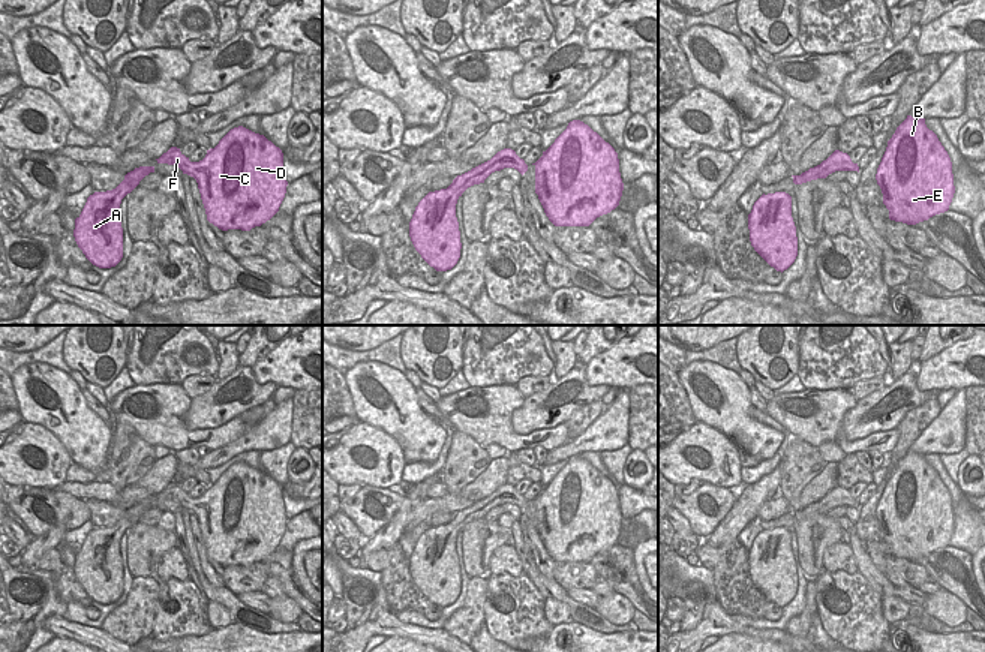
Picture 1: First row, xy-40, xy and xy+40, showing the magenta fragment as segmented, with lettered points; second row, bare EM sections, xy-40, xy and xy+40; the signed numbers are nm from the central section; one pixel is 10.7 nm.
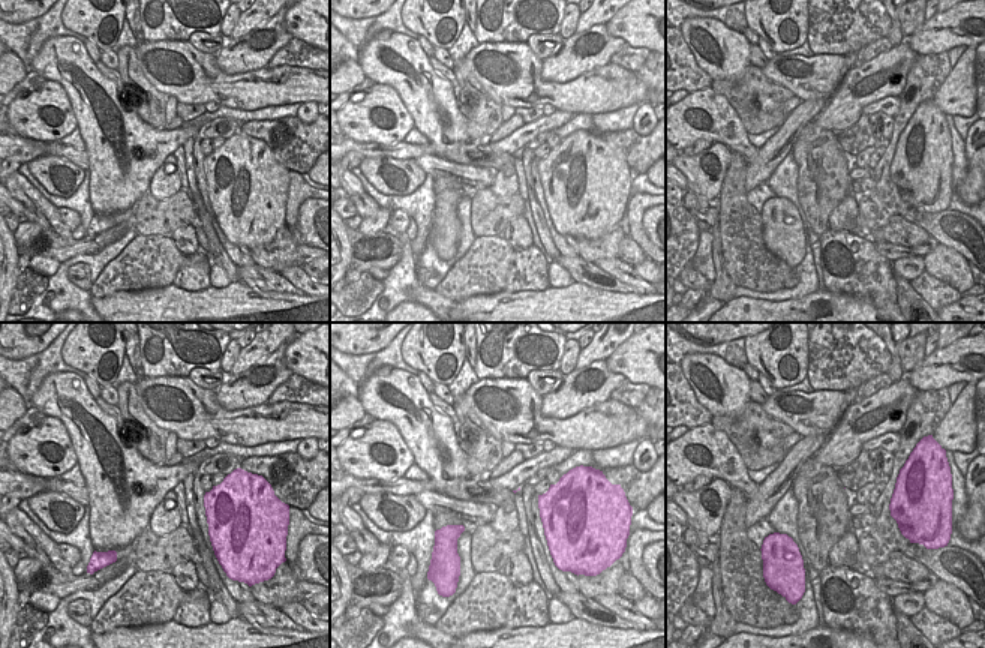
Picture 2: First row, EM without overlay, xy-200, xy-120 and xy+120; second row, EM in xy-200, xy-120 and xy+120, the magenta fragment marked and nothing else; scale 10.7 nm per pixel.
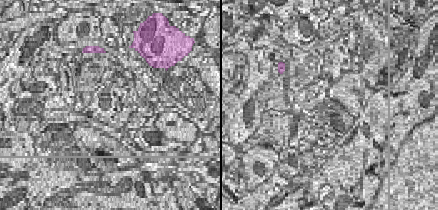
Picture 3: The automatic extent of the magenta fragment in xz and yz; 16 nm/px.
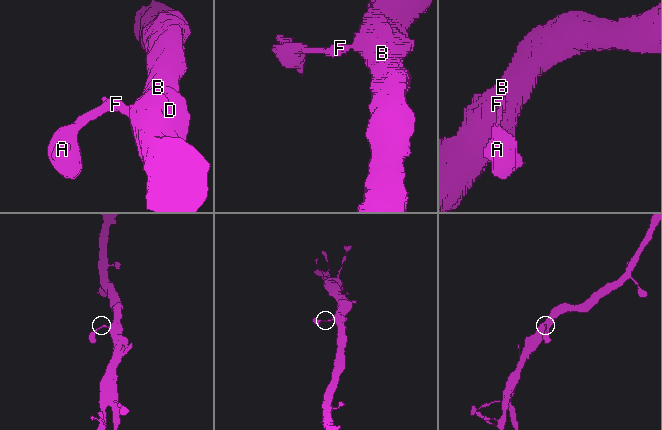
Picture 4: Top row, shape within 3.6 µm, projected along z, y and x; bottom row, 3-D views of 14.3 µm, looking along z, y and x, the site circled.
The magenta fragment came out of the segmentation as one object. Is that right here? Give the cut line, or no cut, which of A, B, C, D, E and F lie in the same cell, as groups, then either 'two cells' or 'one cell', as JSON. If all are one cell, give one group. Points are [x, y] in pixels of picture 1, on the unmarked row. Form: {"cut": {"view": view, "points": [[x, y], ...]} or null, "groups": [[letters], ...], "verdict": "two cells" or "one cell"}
{"cut": null, "groups": [["A", "B", "C", "D", "E", "F"]], "verdict": "one cell"}

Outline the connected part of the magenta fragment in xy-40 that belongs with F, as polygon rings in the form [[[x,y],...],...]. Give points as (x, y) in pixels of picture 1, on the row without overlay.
[[[243,462],[231,465],[199,498],[190,498],[177,483],[171,483],[156,496],[174,501],[196,516],[207,556],[222,567],[250,567],[261,562],[279,547],[286,529],[282,486],[264,471]]]

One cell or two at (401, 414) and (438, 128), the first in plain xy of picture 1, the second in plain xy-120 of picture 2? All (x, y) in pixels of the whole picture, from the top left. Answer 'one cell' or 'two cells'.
one cell

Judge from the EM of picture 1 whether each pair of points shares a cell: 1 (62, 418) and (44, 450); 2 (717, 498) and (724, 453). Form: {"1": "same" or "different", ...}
{"1": "different", "2": "different"}

